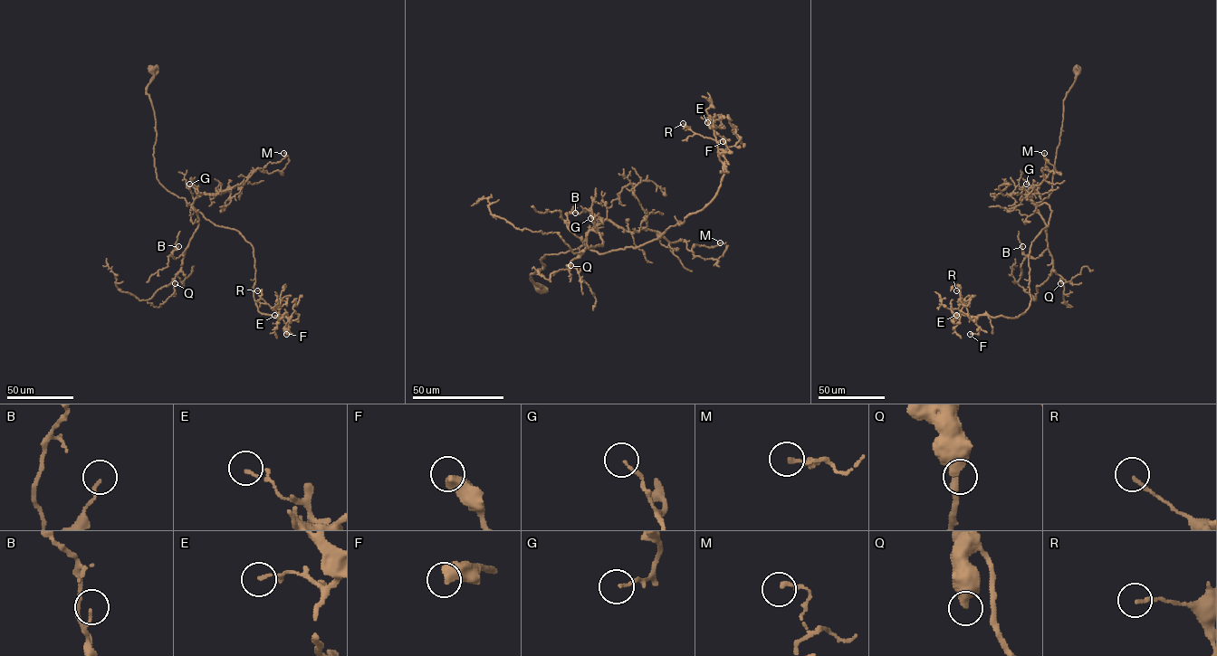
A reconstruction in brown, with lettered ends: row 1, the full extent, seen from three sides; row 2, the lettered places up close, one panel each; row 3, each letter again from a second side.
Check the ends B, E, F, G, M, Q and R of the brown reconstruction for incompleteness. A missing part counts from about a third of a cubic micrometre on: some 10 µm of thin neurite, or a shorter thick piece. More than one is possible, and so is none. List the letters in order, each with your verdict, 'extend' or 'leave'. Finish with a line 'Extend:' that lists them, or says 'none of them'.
B: leave
E: leave
F: leave
G: leave
M: leave
Q: leave
R: leave
Extend: none of them

